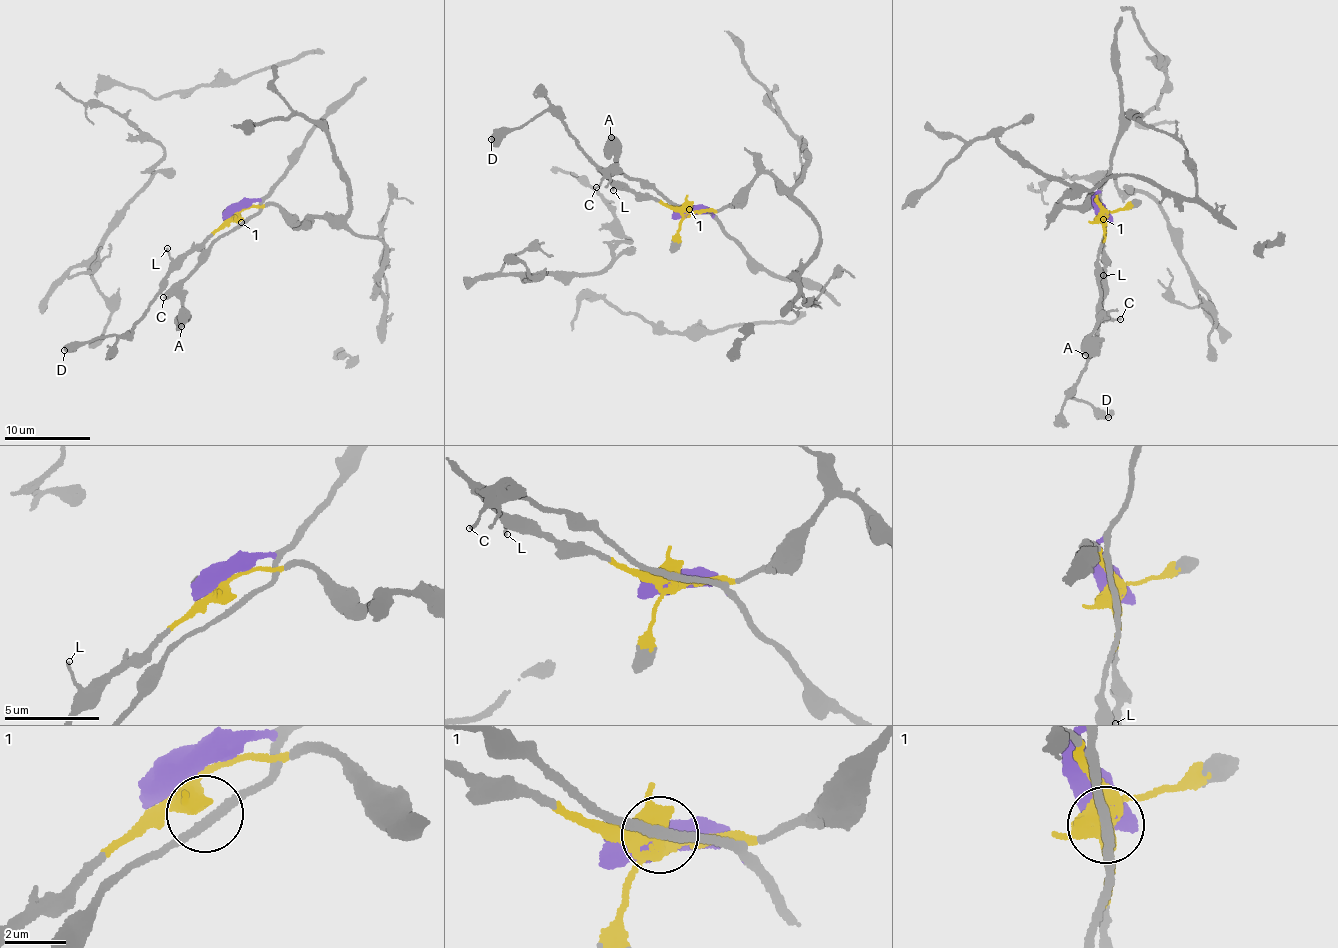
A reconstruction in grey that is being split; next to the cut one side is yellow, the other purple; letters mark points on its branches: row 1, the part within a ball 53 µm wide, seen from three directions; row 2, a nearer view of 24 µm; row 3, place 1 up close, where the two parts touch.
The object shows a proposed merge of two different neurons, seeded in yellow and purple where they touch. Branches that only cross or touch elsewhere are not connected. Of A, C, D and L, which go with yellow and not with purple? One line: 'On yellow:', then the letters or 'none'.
On yellow: D, L

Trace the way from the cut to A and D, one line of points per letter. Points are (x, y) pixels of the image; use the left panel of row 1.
A: (236, 214), (240, 208), (259, 200), (259, 210), (211, 246), (206, 259), (182, 282), (182, 326)
D: (236, 214), (170, 272), (165, 289), (148, 306), (134, 328), (119, 336), (72, 342), (64, 349)

